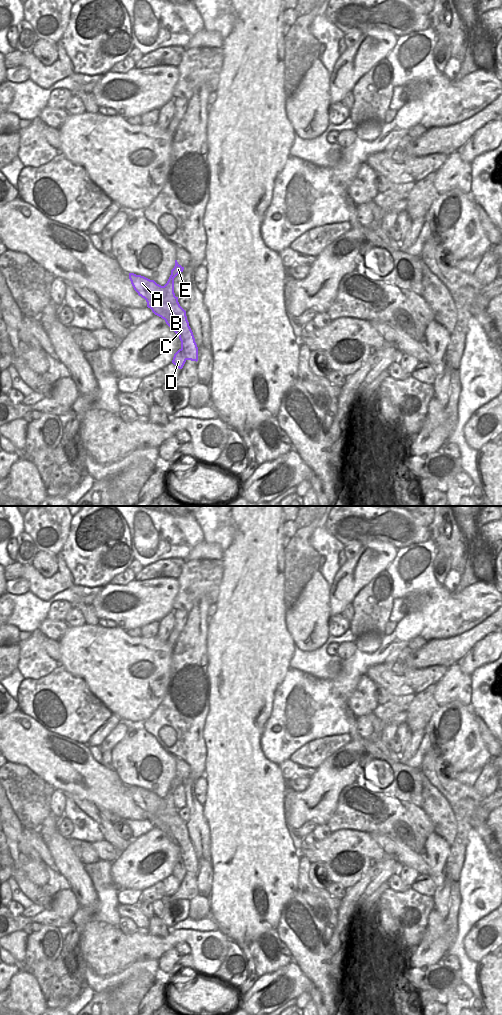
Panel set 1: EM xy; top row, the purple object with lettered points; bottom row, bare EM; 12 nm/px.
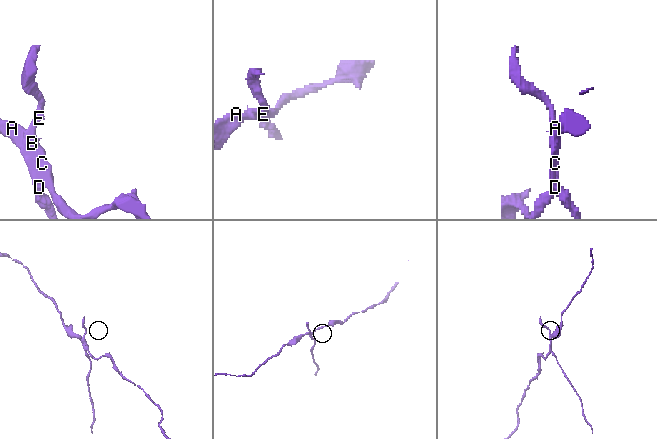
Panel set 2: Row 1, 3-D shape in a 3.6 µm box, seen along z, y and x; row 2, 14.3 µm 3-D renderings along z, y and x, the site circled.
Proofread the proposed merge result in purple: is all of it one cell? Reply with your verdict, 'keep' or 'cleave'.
cleave

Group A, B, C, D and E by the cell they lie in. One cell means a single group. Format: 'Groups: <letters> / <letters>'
Groups: A B C / D E

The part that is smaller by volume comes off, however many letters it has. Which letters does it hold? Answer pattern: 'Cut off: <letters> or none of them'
Cut off: D, E

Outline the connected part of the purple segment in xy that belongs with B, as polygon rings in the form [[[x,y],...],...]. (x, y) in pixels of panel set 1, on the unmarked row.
[[[129,785],[129,791],[134,802],[146,812],[147,819],[155,827],[164,832],[171,832],[171,840],[179,848],[181,860],[187,872],[197,874],[198,859],[187,832],[186,823],[180,818],[178,809],[171,809],[164,798],[144,788]]]

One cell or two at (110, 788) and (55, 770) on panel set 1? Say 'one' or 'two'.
one

